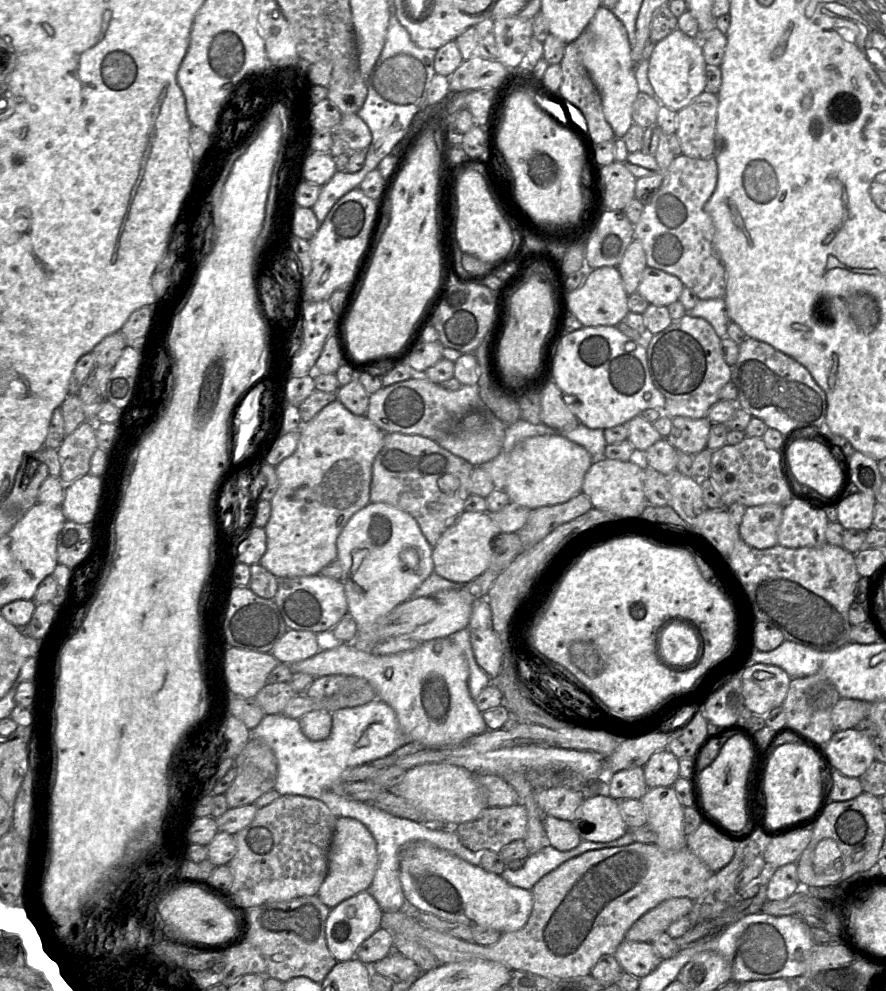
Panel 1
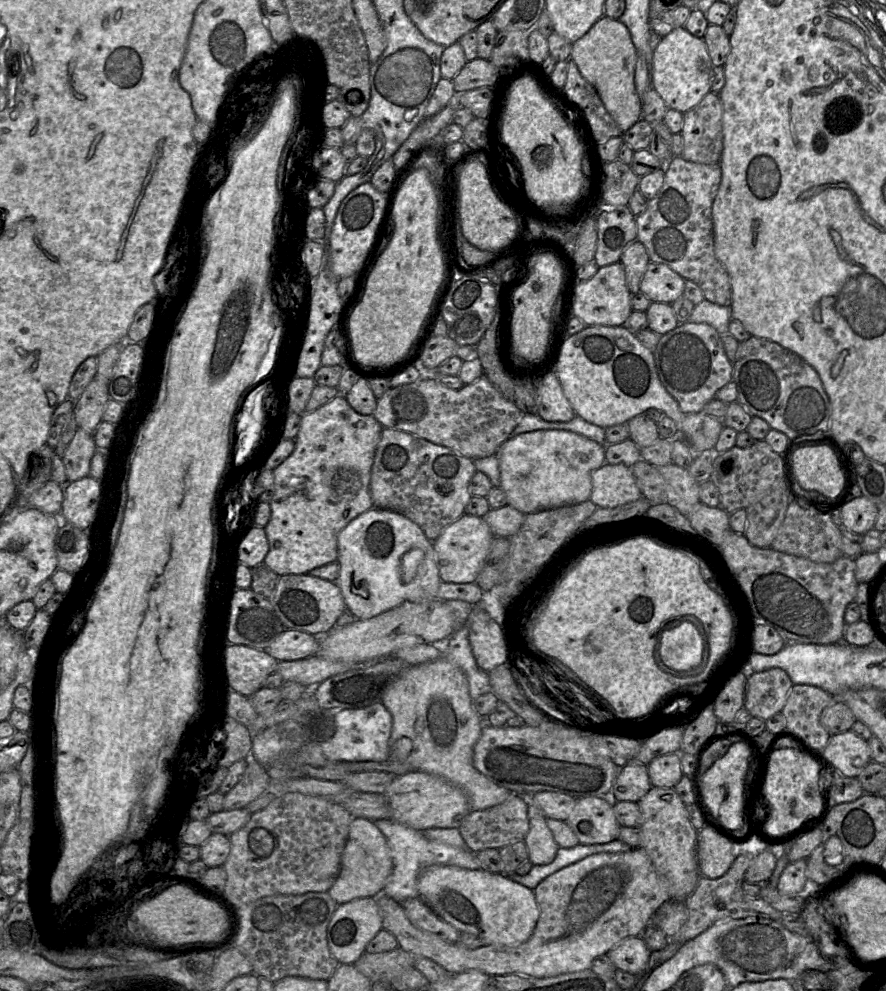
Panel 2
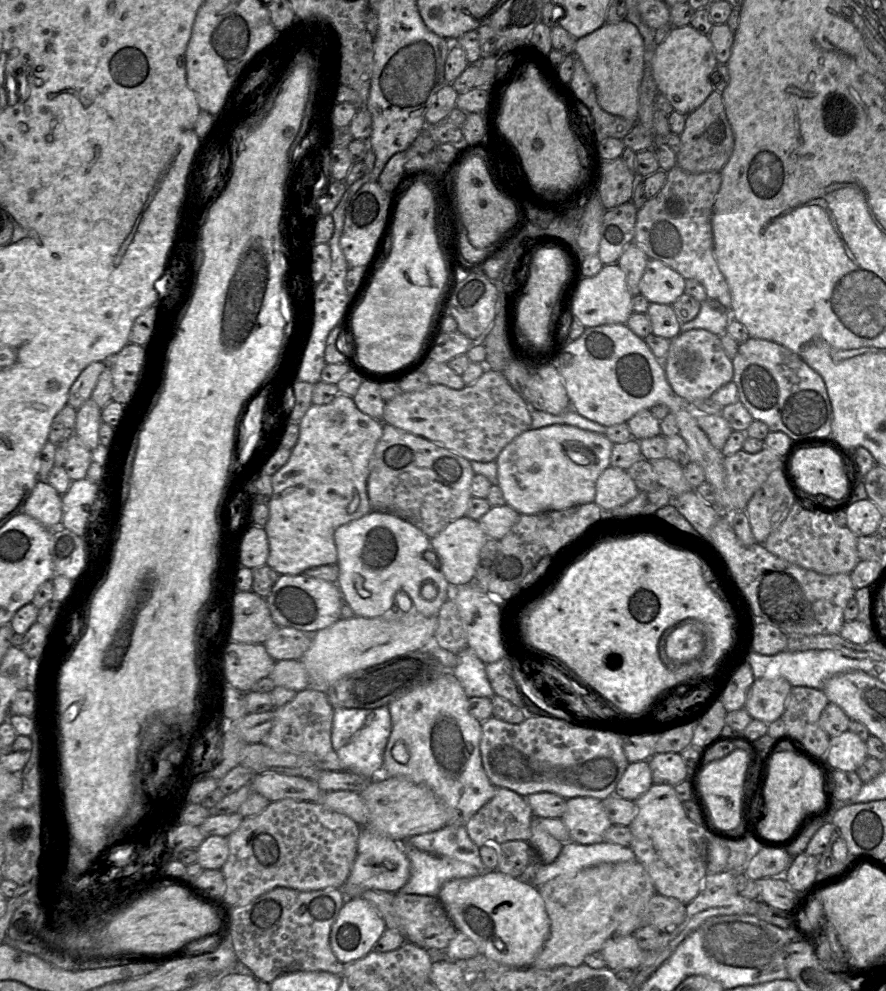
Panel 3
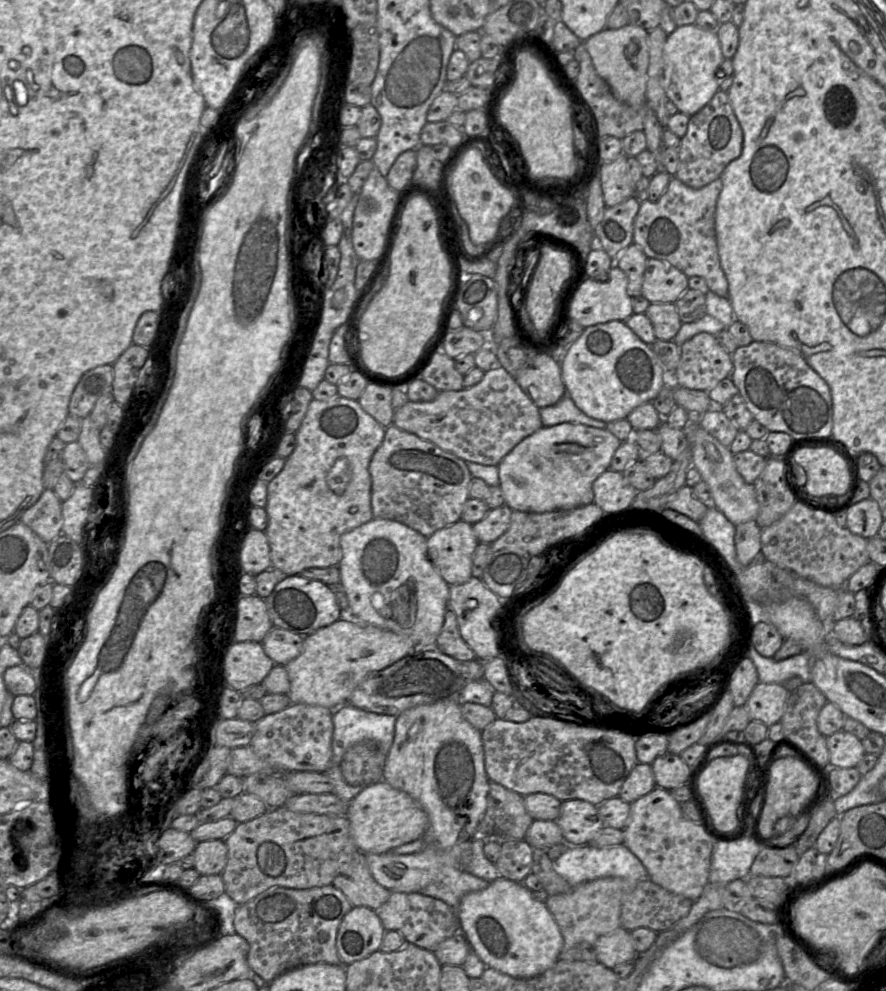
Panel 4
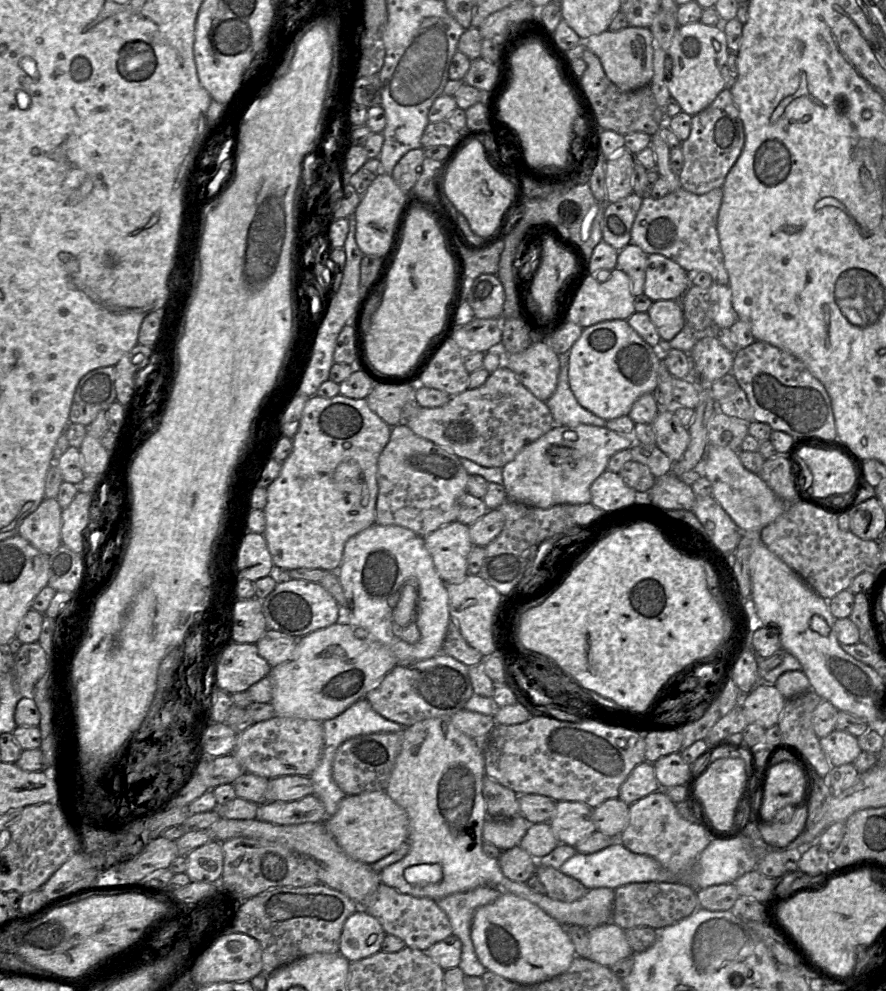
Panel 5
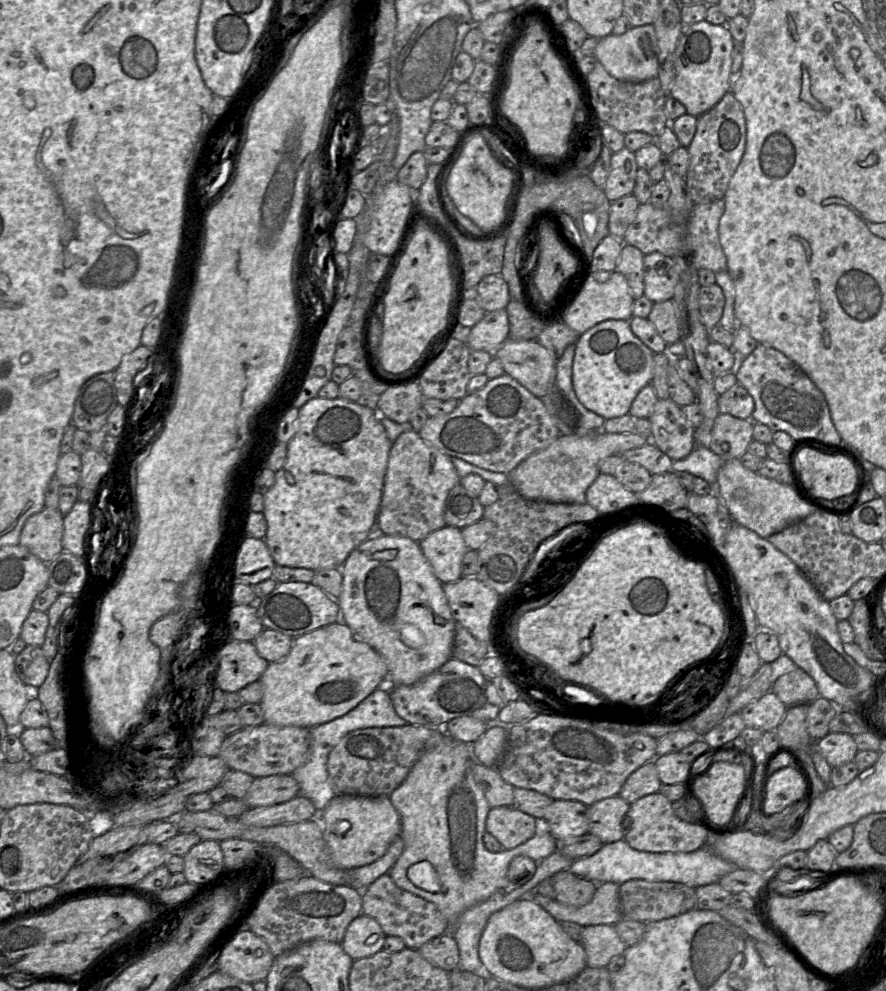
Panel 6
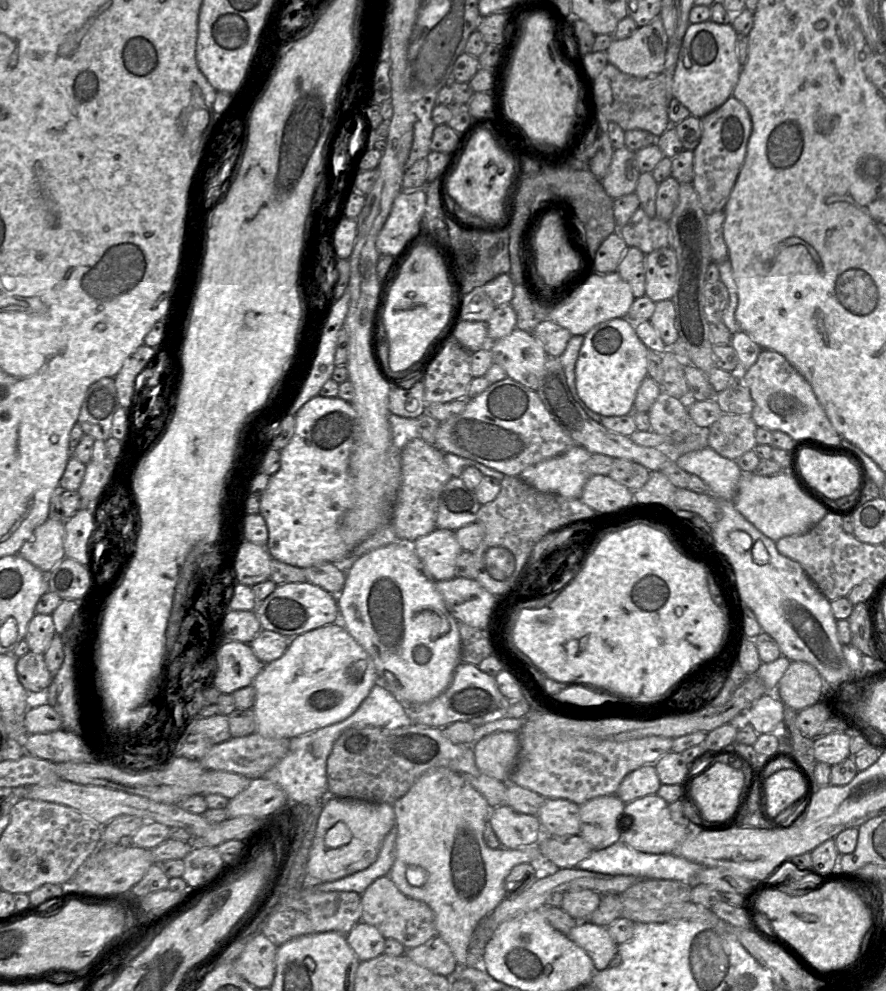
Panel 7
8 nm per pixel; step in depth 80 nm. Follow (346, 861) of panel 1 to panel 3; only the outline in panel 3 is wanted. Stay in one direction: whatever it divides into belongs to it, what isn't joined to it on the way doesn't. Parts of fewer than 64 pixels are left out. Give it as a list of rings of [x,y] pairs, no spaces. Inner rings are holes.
[[[362,826],[358,839],[357,855],[351,872],[341,889],[347,899],[359,898],[367,890],[396,893],[408,882],[410,874],[410,861],[399,842]]]

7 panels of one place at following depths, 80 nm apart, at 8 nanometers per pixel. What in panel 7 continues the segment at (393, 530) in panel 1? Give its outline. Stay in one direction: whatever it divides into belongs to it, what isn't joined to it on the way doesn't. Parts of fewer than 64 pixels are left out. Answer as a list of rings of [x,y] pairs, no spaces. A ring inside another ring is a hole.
[[[397,541],[360,557],[346,573],[346,580],[342,591],[338,595],[335,595],[339,606],[339,614],[344,618],[344,627],[372,658],[378,673],[378,683],[389,690],[404,706],[423,704],[437,698],[449,686],[456,667],[461,663],[461,639],[458,622],[447,610],[445,602],[436,588],[436,581],[428,575],[428,571],[413,548],[413,543]]]

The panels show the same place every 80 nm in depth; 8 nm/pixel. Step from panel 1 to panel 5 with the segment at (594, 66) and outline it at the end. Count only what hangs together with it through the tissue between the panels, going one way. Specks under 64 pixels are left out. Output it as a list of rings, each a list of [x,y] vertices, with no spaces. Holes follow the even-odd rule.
[[[628,26],[619,31],[606,30],[585,39],[585,46],[596,55],[609,80],[622,91],[634,91],[650,85],[653,77],[653,35],[650,27]]]

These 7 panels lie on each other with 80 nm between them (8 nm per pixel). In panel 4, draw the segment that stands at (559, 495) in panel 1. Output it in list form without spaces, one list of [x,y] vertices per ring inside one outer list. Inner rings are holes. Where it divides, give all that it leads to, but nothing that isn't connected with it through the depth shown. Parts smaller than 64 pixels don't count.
[[[559,423],[541,427],[520,441],[497,465],[499,486],[505,505],[512,510],[544,513],[570,510],[594,503],[592,484],[600,474],[610,468],[611,459],[621,443],[622,441],[606,428],[600,429],[580,423]]]

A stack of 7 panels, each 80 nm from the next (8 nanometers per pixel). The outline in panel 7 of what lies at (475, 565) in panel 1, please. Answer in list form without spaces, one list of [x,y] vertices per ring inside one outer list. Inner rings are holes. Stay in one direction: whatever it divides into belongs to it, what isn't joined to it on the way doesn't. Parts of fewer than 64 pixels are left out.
[[[434,529],[413,543],[417,556],[435,581],[448,580],[455,576],[456,558],[462,548],[455,531]]]

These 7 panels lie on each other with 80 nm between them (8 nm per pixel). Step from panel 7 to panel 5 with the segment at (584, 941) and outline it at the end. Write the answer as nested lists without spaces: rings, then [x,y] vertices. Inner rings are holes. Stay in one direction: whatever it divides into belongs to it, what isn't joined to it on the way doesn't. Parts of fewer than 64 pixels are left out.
[[[609,922],[587,930],[591,952],[589,959],[592,961],[610,968],[633,955],[625,930],[615,923]]]

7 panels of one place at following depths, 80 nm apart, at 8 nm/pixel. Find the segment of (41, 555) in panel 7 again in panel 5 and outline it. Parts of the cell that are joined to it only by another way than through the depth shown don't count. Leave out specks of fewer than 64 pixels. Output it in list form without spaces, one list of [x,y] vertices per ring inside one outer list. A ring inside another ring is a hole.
[[[45,498],[23,519],[18,535],[42,553],[51,555],[62,544],[62,510],[55,498]]]

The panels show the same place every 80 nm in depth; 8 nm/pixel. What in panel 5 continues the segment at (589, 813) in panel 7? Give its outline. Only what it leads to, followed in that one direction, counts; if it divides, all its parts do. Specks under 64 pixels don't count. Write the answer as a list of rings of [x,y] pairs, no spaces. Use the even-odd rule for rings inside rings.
[[[610,798],[593,808],[596,829],[608,836],[618,838],[629,820],[629,807],[619,798]]]

